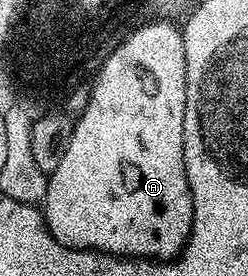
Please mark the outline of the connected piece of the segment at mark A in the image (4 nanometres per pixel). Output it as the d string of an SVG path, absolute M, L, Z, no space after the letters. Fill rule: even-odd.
M148 29L129 42L122 51L115 54L106 72L100 78L100 88L95 95L86 96L87 112L75 119L75 128L71 134L69 150L65 152L65 161L57 165L54 175L47 180L47 198L45 200L45 218L51 236L67 247L77 247L88 251L105 249L108 255L130 257L132 259L154 259L164 257L172 260L183 250L187 238L191 236L193 225L193 201L191 190L185 181L183 169L183 100L185 98L185 68L183 65L182 34L165 29Z

